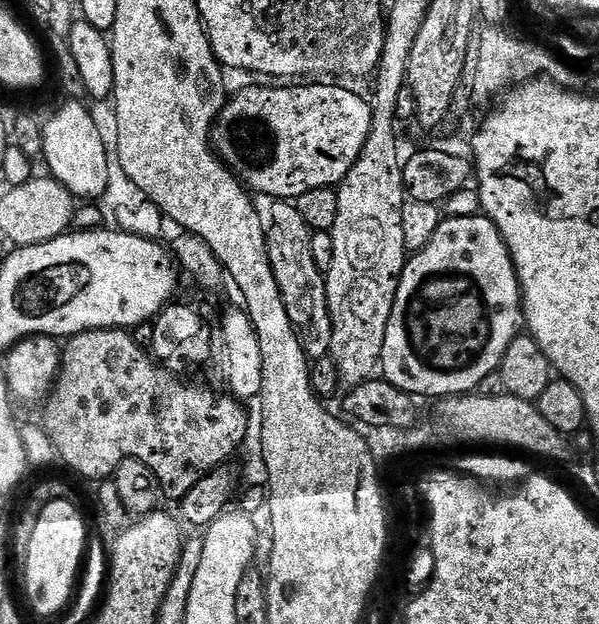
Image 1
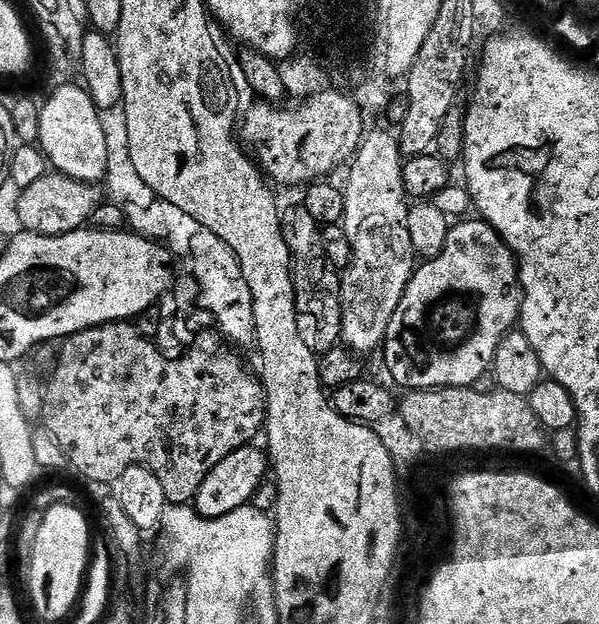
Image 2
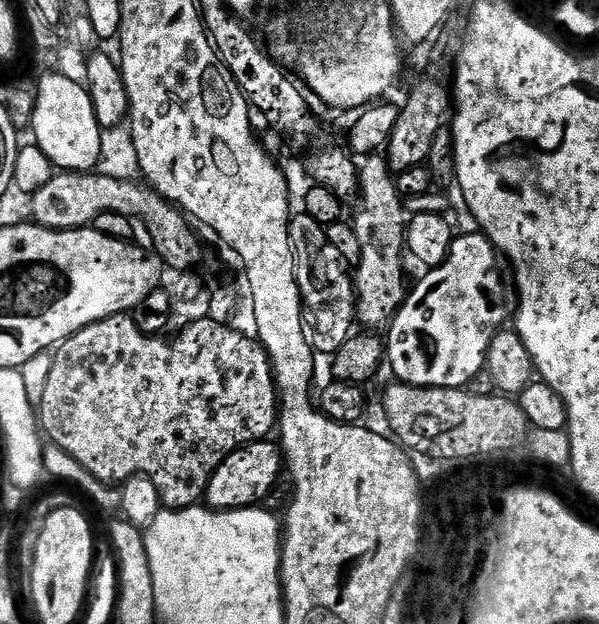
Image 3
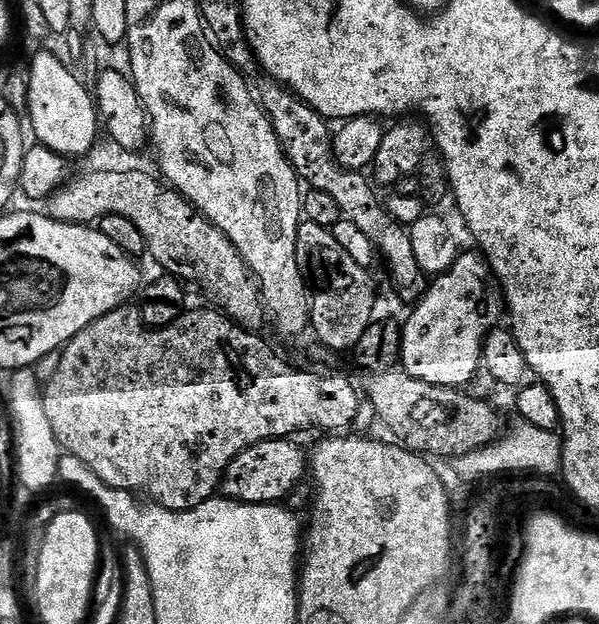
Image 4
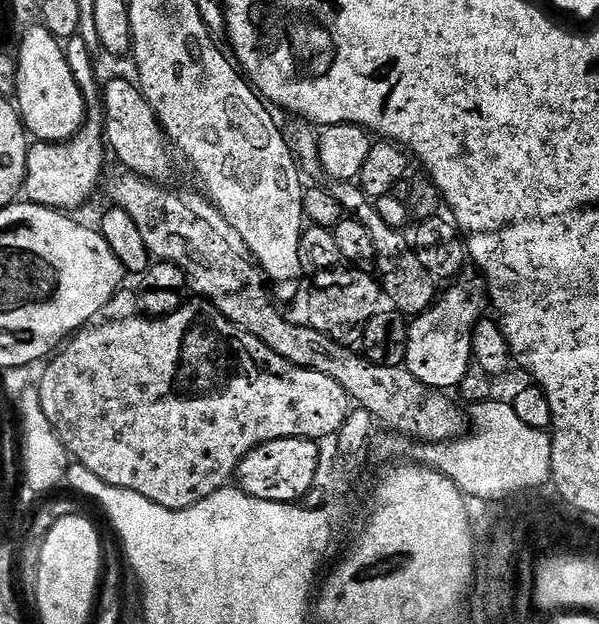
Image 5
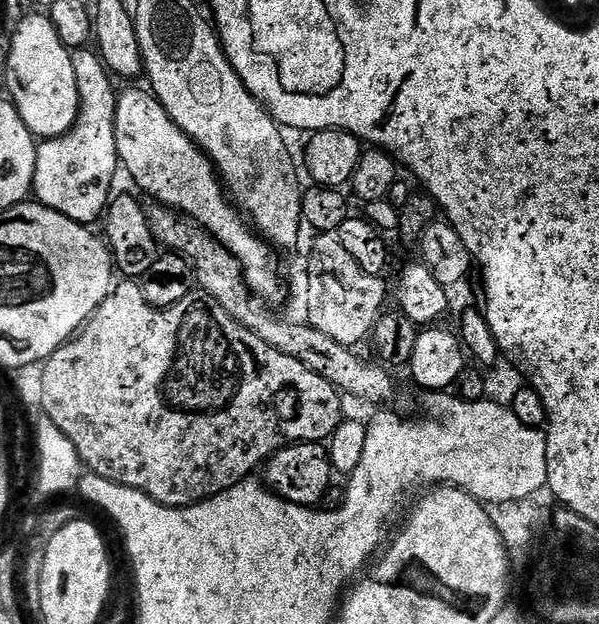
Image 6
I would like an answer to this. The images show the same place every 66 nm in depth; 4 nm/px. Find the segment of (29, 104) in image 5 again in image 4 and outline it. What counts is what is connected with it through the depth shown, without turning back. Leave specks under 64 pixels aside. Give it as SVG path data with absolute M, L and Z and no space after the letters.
M40 52L33 58L28 68L28 106L26 116L32 119L32 128L43 147L58 153L65 158L79 156L84 158L91 151L98 139L98 113L96 102L91 91L84 89L84 84L52 52Z

